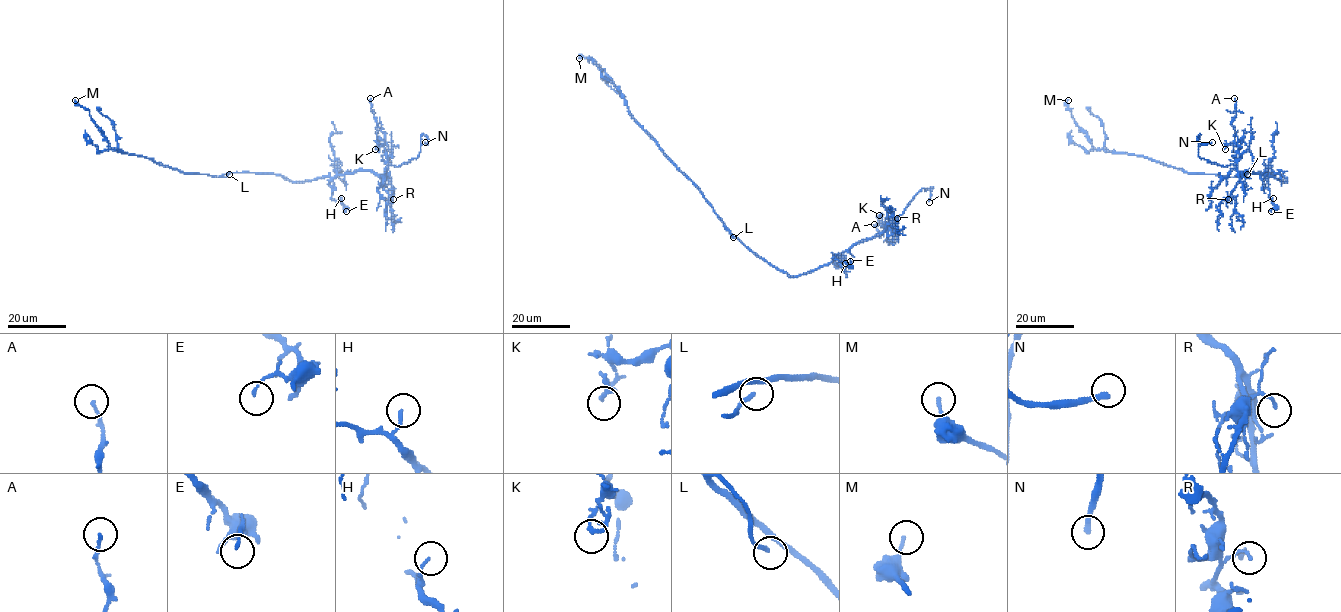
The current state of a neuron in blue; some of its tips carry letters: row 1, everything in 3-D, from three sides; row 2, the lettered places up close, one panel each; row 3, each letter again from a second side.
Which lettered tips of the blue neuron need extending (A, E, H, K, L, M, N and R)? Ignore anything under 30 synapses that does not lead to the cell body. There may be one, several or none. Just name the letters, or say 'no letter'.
L, N

